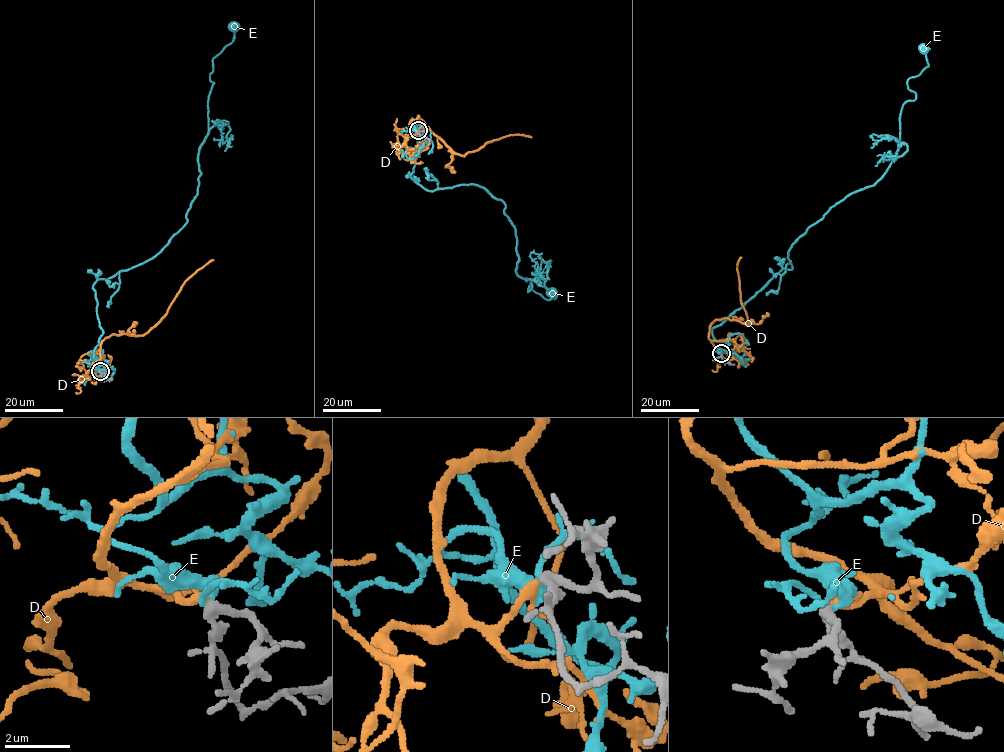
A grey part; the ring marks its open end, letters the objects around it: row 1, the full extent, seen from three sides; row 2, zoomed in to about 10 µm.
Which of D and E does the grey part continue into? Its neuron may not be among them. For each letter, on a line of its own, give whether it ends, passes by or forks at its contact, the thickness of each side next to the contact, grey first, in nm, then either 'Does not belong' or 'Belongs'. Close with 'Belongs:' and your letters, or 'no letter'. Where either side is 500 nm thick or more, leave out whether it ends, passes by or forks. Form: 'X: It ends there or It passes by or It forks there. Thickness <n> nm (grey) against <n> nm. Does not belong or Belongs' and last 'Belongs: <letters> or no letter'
D: It ends there. Thickness 280 nm (grey) against 260 nm. Belongs
E: It passes by. Thickness 280 nm (grey) against 280 nm. Does not belong
Belongs: D

